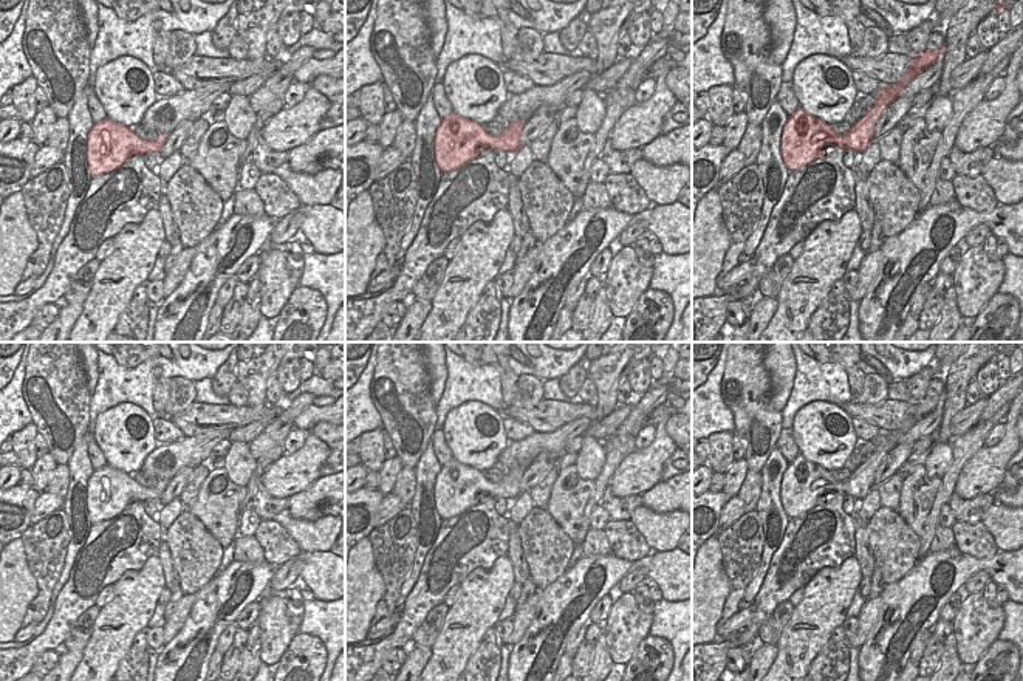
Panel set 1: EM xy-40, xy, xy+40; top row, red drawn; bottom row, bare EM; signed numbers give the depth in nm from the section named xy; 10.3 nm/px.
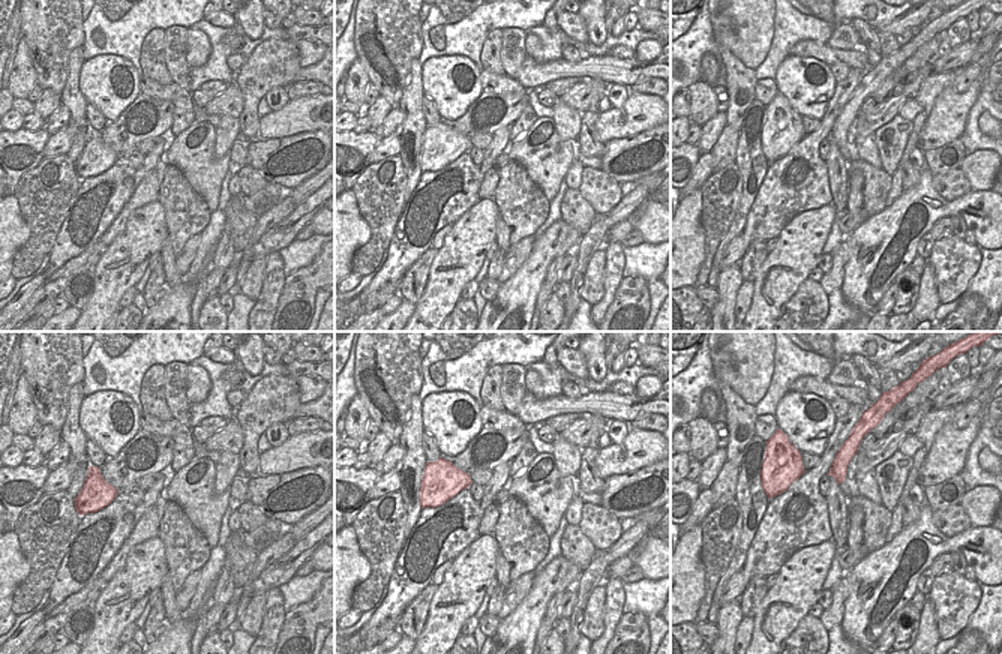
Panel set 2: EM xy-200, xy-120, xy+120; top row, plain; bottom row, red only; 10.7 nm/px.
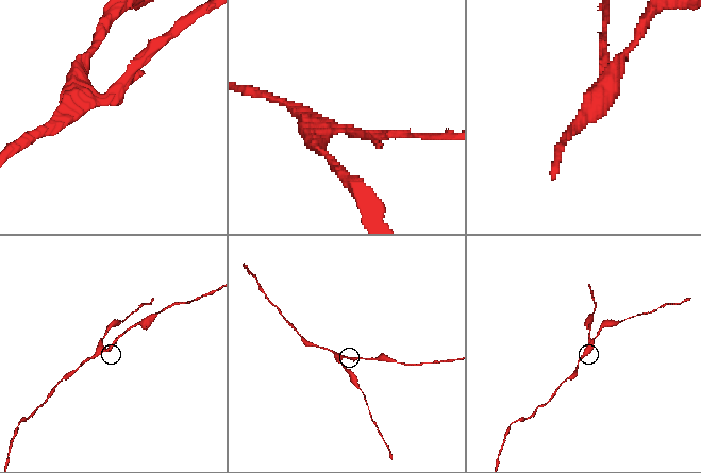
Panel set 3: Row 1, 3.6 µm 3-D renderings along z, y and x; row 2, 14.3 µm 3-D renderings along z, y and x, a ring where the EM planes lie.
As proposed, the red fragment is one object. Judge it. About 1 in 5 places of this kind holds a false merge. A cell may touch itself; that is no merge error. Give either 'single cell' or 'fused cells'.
single cell

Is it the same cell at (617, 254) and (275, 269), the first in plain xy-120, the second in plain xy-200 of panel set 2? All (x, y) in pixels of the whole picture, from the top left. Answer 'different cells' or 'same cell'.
same cell

